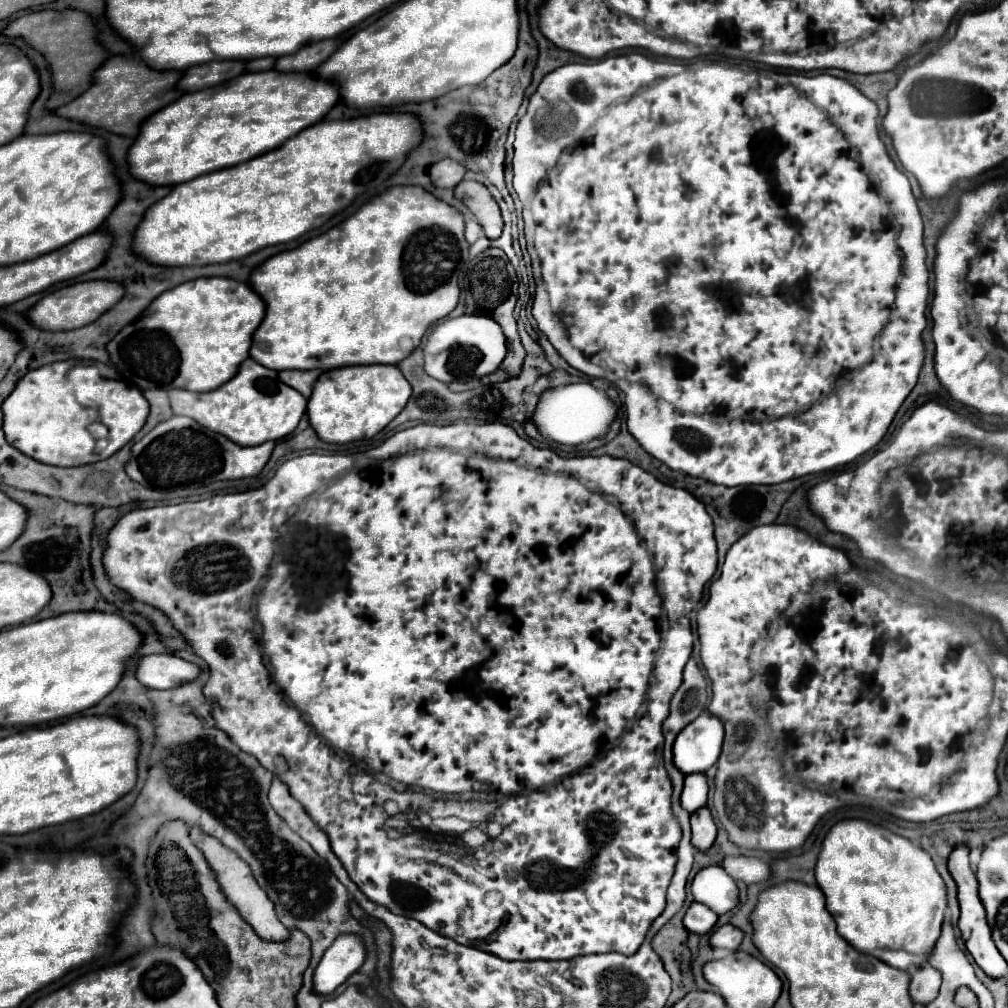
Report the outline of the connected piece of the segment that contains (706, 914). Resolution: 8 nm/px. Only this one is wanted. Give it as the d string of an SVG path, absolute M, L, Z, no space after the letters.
M696 901L690 905L690 909L684 915L684 927L690 933L698 933L698 935L710 933L712 927L716 925L716 921L718 921L718 915L712 913L710 909L706 909L706 905L700 905Z

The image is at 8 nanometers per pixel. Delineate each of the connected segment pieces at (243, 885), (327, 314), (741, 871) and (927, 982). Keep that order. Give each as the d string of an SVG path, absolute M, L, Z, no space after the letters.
M192 829L190 839L204 853L204 859L206 859L208 867L216 873L216 881L218 881L222 893L226 895L226 899L230 901L230 905L236 907L240 917L260 935L260 939L270 941L270 943L286 943L288 937L290 937L290 931L278 921L272 901L256 885L252 873L248 871L248 865L244 865L244 861L240 861L236 857L236 853L232 853L230 849L224 849L224 845L220 845L220 841L216 841L212 837L206 837L206 833L200 833L200 829Z
M392 187L392 189L384 191L380 197L372 199L370 203L366 203L356 215L352 215L346 221L346 227L334 227L334 229L330 229L324 235L308 239L306 243L302 243L296 249L282 251L278 255L266 259L264 263L260 263L250 273L250 287L266 303L266 315L264 315L260 327L256 329L254 337L252 337L250 357L254 361L258 361L260 365L264 365L268 369L274 369L274 371L286 371L286 369L302 369L302 371L308 371L308 369L334 369L334 367L364 365L364 363L392 363L392 365L396 365L420 345L420 339L424 337L426 329L434 321L438 321L440 317L446 317L458 305L458 295L460 295L458 273L460 273L462 257L466 257L466 249L468 249L468 243L464 239L464 219L454 207L446 205L444 201L438 201L436 197L432 197L422 187Z
M726 857L722 867L734 881L744 881L746 885L764 883L772 877L770 863L758 857Z
M926 965L924 969L914 971L912 981L910 981L910 997L912 997L914 1003L928 1005L938 995L940 985L942 985L940 971Z

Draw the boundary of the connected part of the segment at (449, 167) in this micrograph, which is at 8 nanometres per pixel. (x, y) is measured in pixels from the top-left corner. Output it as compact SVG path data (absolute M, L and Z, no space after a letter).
M442 159L430 167L430 179L440 189L454 189L462 181L464 173L464 165L452 159Z

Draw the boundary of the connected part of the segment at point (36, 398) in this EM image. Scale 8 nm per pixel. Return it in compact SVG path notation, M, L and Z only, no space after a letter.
M68 359L44 365L40 369L30 371L24 379L18 381L16 389L4 399L4 437L16 447L20 453L56 467L80 467L88 463L96 463L114 455L120 447L124 447L132 437L142 429L148 417L148 401L142 391L130 387L122 381L112 367L98 361L82 361Z

